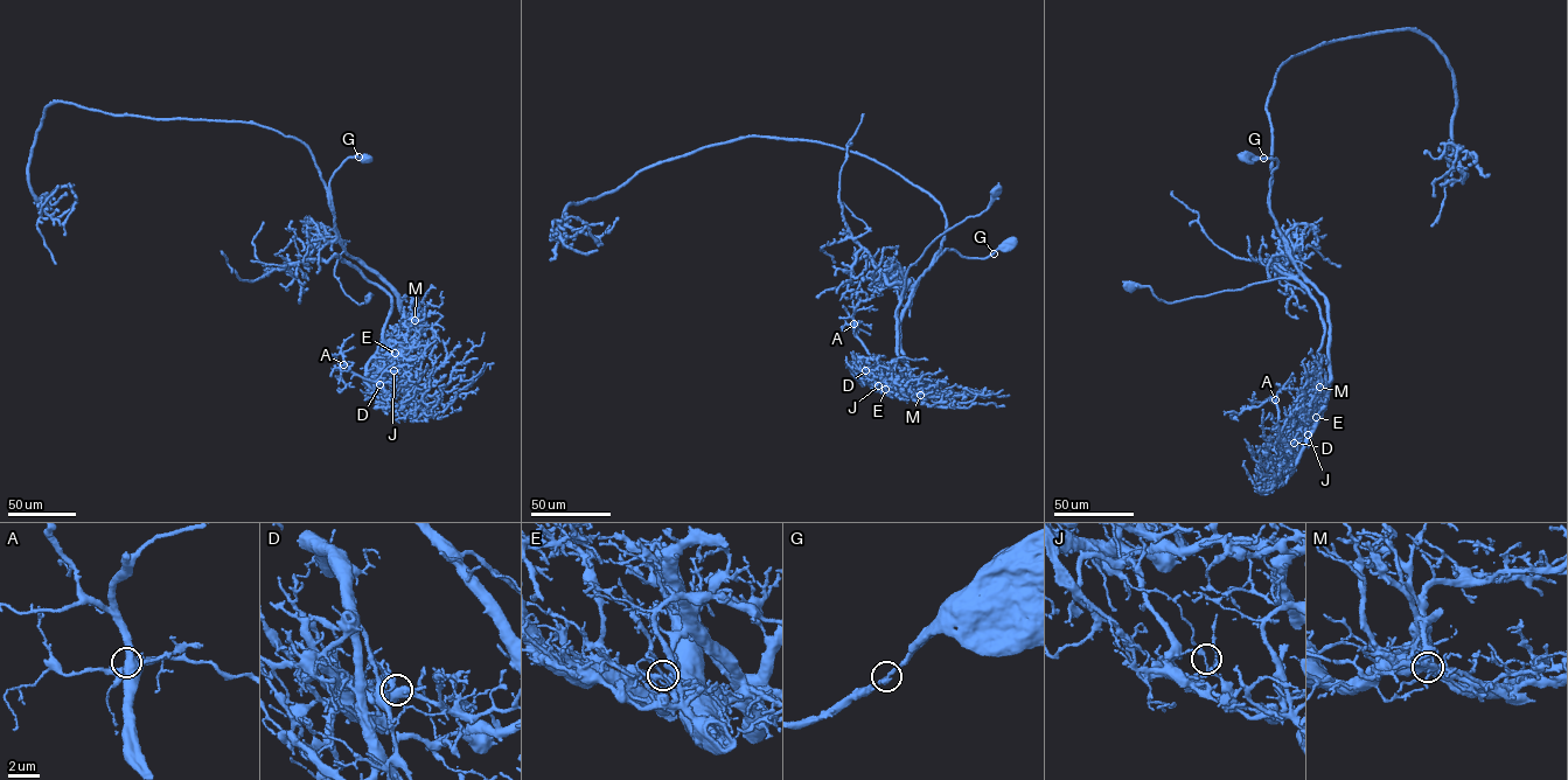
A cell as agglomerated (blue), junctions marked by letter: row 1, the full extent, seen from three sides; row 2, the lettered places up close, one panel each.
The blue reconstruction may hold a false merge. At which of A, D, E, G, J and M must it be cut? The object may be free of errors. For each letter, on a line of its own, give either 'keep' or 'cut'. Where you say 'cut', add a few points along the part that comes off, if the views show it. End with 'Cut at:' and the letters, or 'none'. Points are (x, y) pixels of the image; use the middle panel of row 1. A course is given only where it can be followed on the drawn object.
A: keep
D: keep
E: keep
G: keep
J: cut; foreign part runs (878, 385), (912, 369), (896, 317), (908, 280), (887, 284), (844, 220), (862, 113)
M: keep
Cut at: J

